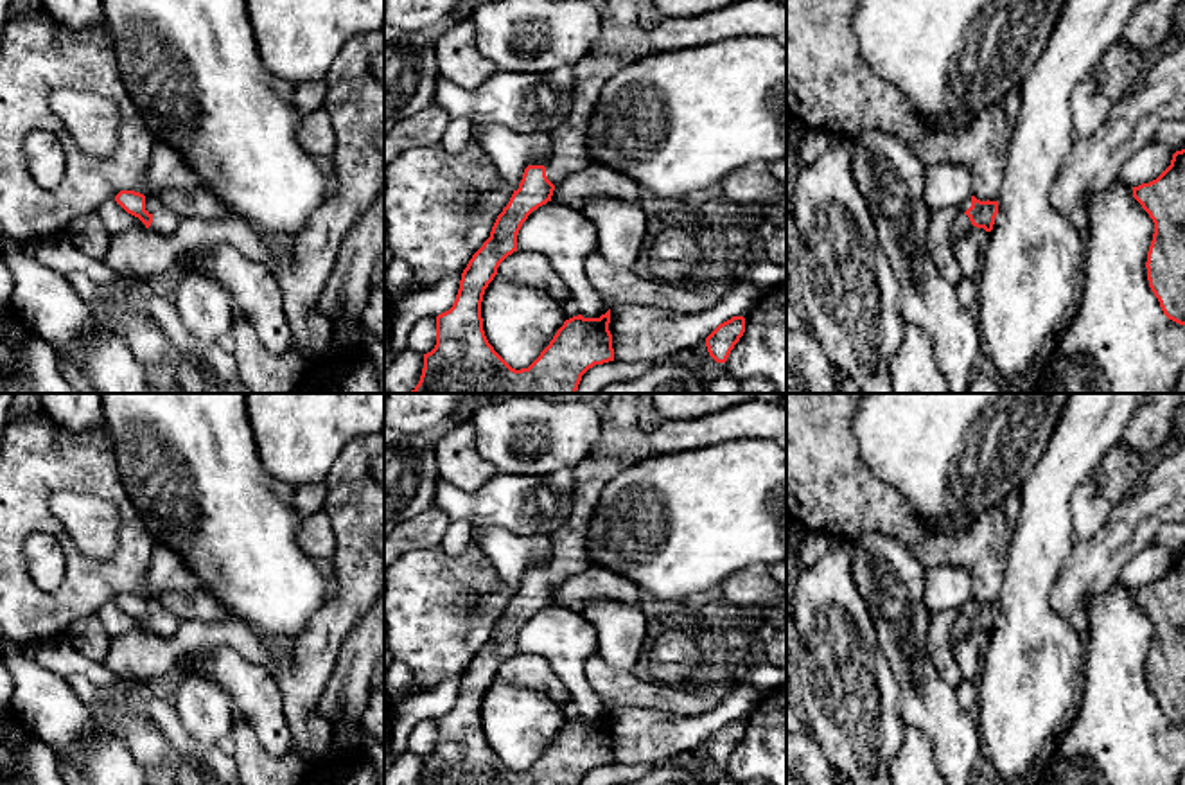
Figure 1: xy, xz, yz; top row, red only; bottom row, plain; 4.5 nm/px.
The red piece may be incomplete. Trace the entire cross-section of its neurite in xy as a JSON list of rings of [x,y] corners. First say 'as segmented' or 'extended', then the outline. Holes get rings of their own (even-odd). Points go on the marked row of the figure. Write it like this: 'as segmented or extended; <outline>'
extended; [[[120,190],[115,201],[131,216],[138,217],[145,228],[160,235],[172,235],[181,223],[181,216],[154,196],[144,196],[135,190]]]

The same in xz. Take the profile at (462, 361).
extended; [[[605,0],[598,43],[573,65],[575,104],[566,122],[551,131],[553,156],[546,165],[524,169],[519,189],[497,216],[490,237],[469,260],[452,307],[436,316],[436,345],[424,354],[420,381],[409,393],[576,393],[582,375],[589,368],[614,361],[609,309],[600,318],[578,314],[566,320],[540,356],[528,368],[515,370],[488,343],[483,331],[481,302],[499,264],[517,251],[517,234],[528,216],[551,201],[557,185],[592,163],[585,135],[603,84],[625,65],[652,52],[648,32],[637,23],[637,7],[639,0]]]

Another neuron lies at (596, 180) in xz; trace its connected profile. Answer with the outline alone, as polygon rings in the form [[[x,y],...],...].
[[[592,162],[584,171],[555,185],[551,201],[580,208],[592,198],[610,196],[637,205],[643,194],[641,185],[628,176]]]

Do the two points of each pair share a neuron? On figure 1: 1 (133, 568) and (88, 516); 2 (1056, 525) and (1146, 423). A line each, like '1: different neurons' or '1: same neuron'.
1: different neurons
2: different neurons

